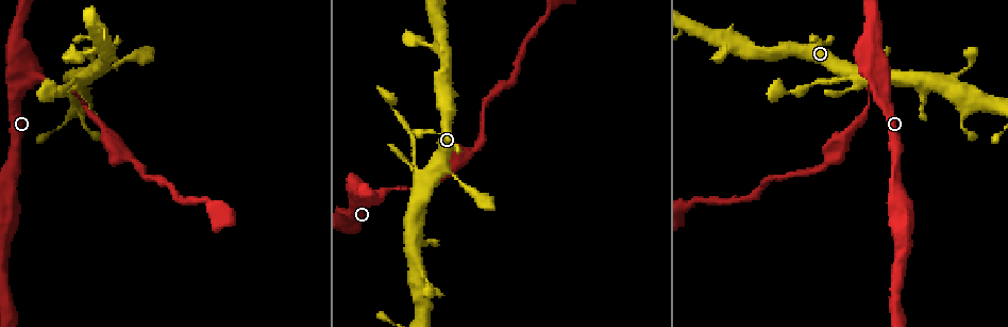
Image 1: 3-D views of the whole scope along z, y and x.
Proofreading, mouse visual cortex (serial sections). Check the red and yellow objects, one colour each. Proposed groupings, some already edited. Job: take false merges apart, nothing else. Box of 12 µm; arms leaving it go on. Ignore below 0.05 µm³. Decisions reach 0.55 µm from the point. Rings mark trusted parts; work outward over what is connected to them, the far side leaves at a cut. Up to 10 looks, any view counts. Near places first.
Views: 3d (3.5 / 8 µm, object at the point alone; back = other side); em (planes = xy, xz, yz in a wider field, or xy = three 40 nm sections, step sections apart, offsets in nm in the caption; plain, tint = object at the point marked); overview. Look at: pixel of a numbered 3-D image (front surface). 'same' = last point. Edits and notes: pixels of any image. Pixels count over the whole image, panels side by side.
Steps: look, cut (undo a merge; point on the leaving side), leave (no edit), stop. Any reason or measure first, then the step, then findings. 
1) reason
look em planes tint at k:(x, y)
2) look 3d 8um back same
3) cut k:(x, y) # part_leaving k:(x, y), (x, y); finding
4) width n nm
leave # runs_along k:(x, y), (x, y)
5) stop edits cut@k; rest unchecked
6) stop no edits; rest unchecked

sudden change in width
look 3d 3.5um at 1:(868, 84)

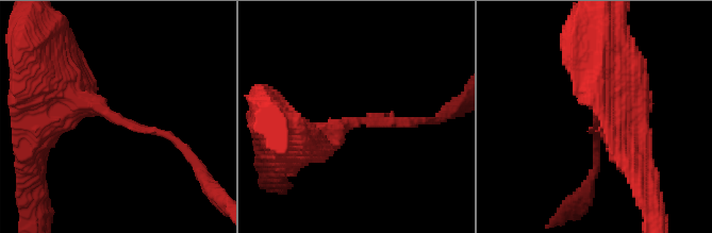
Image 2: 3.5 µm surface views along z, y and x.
leave # runs_along 2:(58, 113), (100, 106), (181, 146); all the same cell

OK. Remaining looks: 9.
small branch off a trunk
look 3d 3.5um at 1:(443, 167)

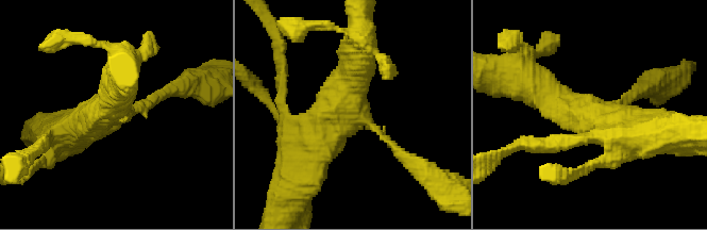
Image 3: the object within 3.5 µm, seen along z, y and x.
arms 3; arm_widths 100, 500, 600 nm
look em xy step 2 tint at 3:(358, 112)

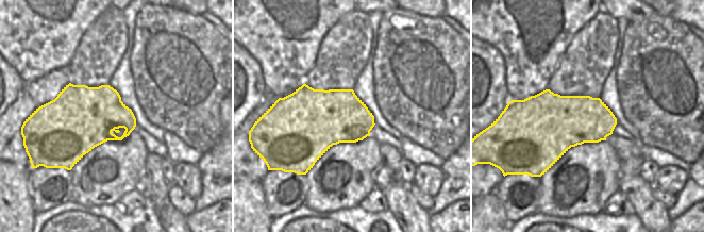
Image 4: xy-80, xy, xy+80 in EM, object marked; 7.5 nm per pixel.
leave # runs_along 3:(356, 49), (350, 89), (304, 158); continuous, no second cell

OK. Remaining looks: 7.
calibre changes
look 3d 3.5um at 1:(731, 41)

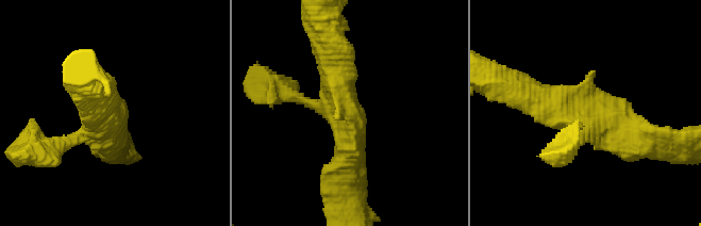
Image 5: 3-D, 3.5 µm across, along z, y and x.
look em xy step 1 tint at 5:(588, 115)

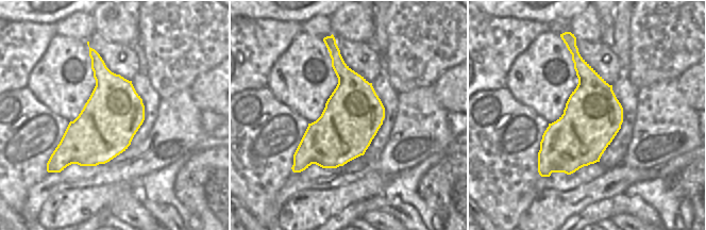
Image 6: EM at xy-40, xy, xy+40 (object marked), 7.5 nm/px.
another direction
look em planes tint same

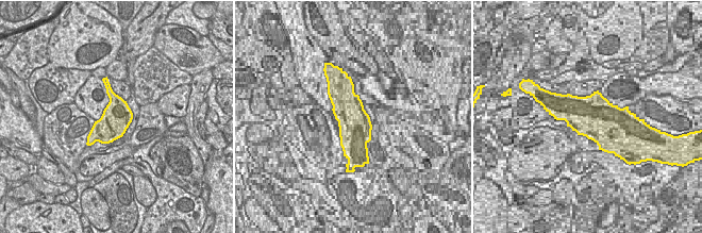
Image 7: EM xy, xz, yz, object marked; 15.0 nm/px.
leave # runs_along 5:(652, 143), (529, 94); all the same cell

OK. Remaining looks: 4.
sudden change in width
look 3d 8um at 1:(11, 192)

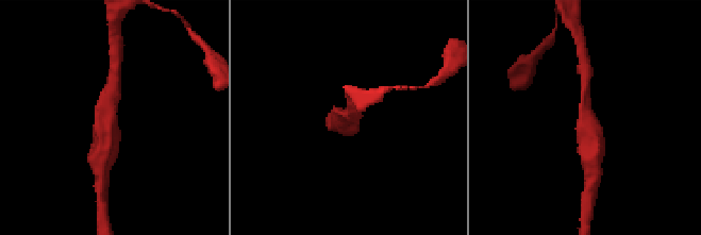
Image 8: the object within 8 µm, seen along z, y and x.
look 3d 3.5um at 8:(107, 117)

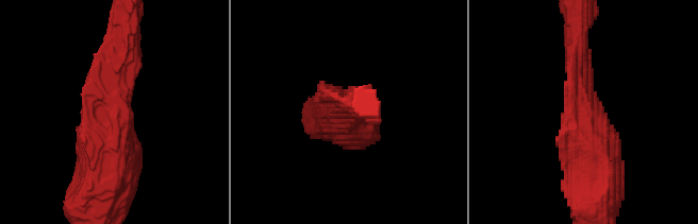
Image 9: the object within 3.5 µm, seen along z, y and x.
shape alone is not enough
look em xy step 3 tint at 9:(587, 111)

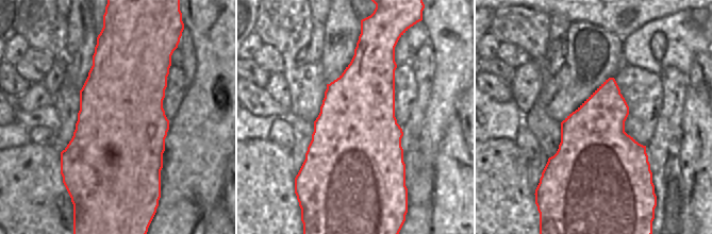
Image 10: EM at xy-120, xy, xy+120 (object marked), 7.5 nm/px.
leave # runs_along 9:(119, 42), (100, 183); one cell here

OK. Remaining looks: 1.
stop no edits; rest unchecked

